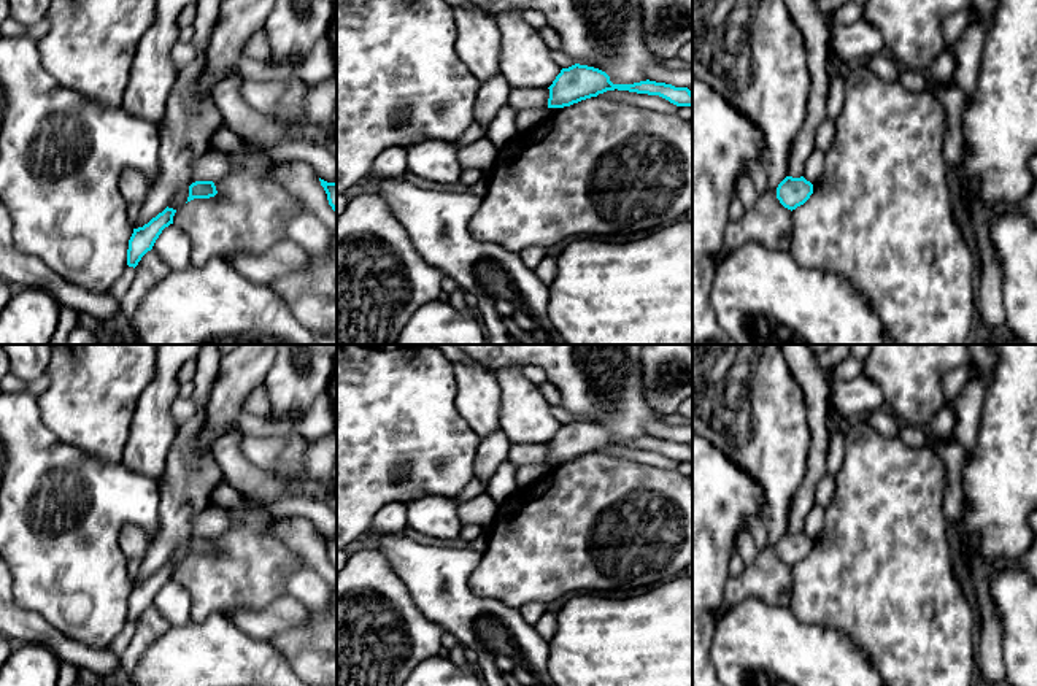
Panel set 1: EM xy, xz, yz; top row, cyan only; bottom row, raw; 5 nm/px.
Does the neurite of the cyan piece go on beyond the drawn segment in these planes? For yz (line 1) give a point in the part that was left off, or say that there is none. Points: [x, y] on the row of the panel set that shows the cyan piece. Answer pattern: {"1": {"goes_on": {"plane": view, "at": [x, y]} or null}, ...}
{"1": {"goes_on": null}}

